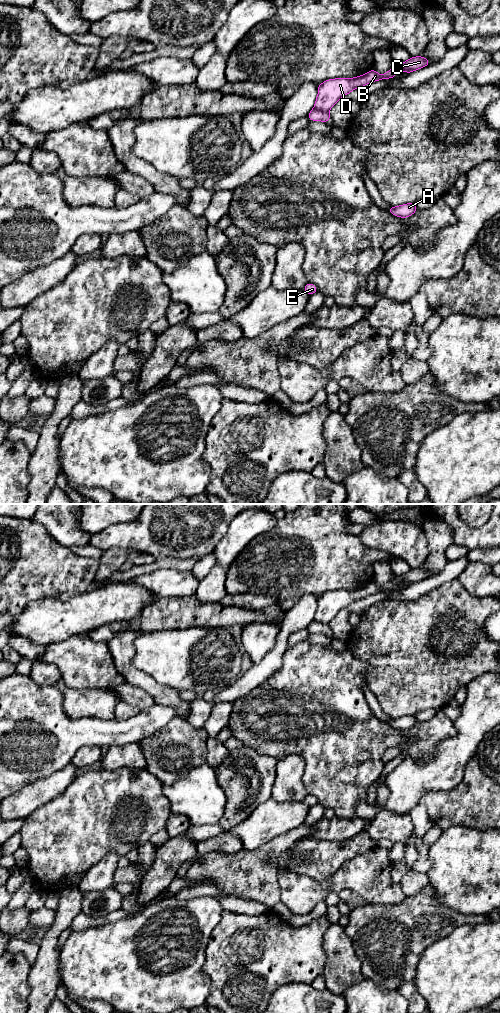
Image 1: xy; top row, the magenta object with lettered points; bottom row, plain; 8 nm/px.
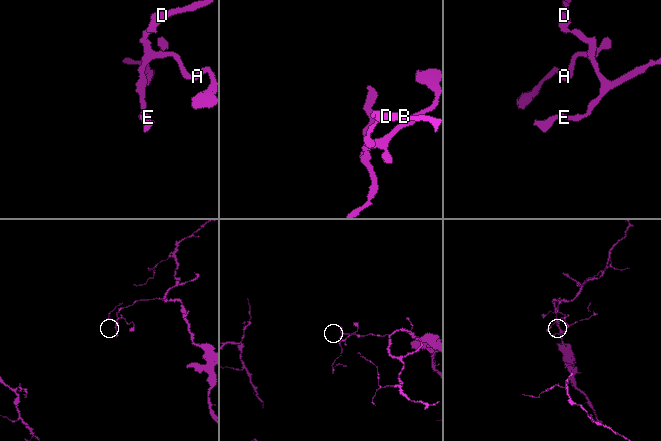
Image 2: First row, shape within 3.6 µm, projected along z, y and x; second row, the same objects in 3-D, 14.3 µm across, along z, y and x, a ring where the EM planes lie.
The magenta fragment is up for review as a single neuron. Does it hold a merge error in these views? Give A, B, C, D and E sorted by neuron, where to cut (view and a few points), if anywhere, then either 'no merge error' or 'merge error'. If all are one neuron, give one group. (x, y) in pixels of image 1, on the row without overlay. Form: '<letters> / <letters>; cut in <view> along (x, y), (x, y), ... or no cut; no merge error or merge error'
A E / B C D; cut in xy along (313, 620), (327, 624); merge error

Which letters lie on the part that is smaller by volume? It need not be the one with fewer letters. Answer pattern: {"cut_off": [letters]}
{"cut_off": ["A", "E"]}

